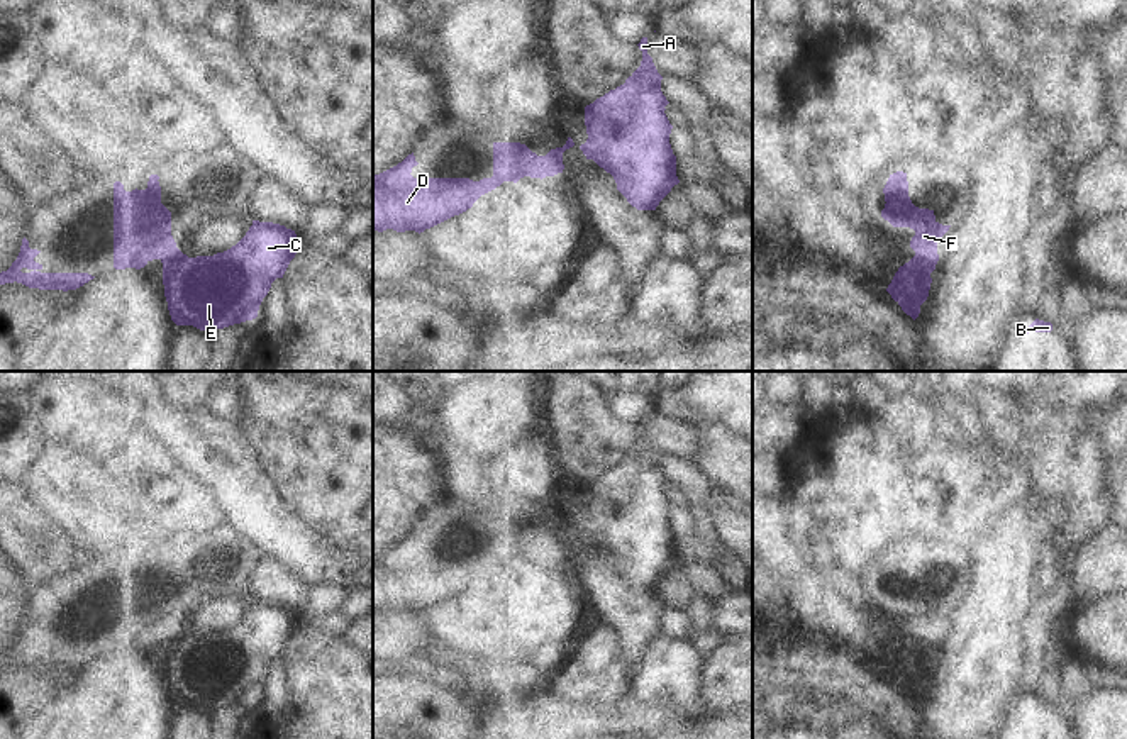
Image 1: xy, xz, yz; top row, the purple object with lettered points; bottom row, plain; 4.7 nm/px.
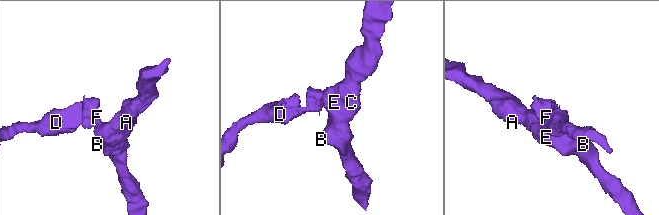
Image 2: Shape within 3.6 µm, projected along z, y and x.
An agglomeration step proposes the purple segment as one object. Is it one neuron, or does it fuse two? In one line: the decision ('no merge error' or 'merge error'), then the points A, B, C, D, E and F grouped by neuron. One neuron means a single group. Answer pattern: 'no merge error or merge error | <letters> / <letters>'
merge error | A B C E / D F

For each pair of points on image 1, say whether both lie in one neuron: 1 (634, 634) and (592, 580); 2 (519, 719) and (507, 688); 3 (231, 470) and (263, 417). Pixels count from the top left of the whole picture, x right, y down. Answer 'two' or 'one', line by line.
1: one
2: two
3: two

